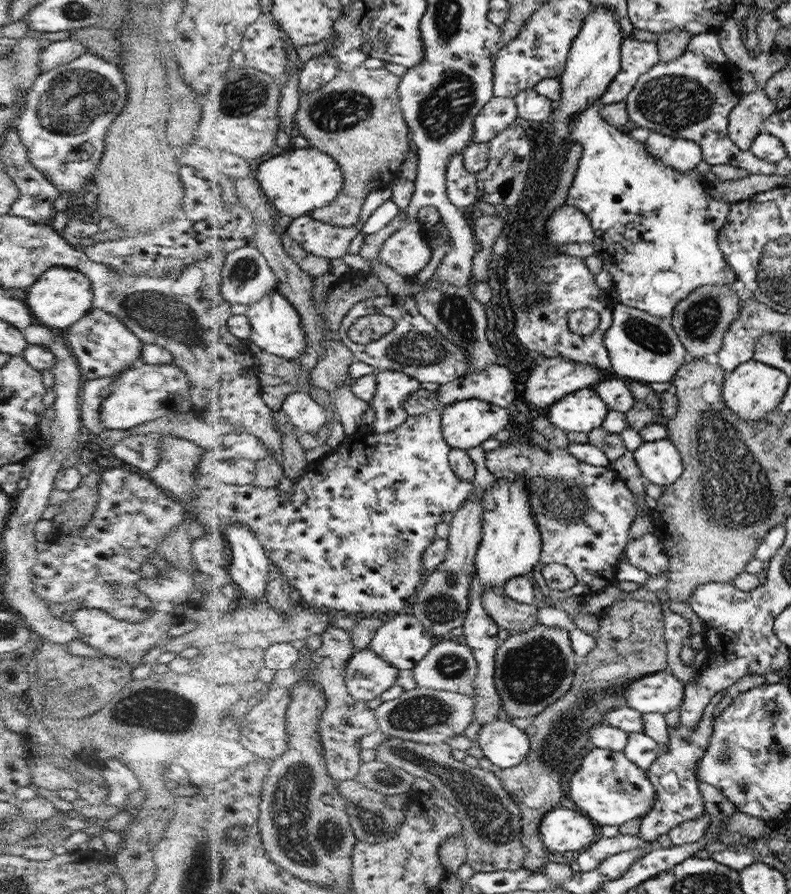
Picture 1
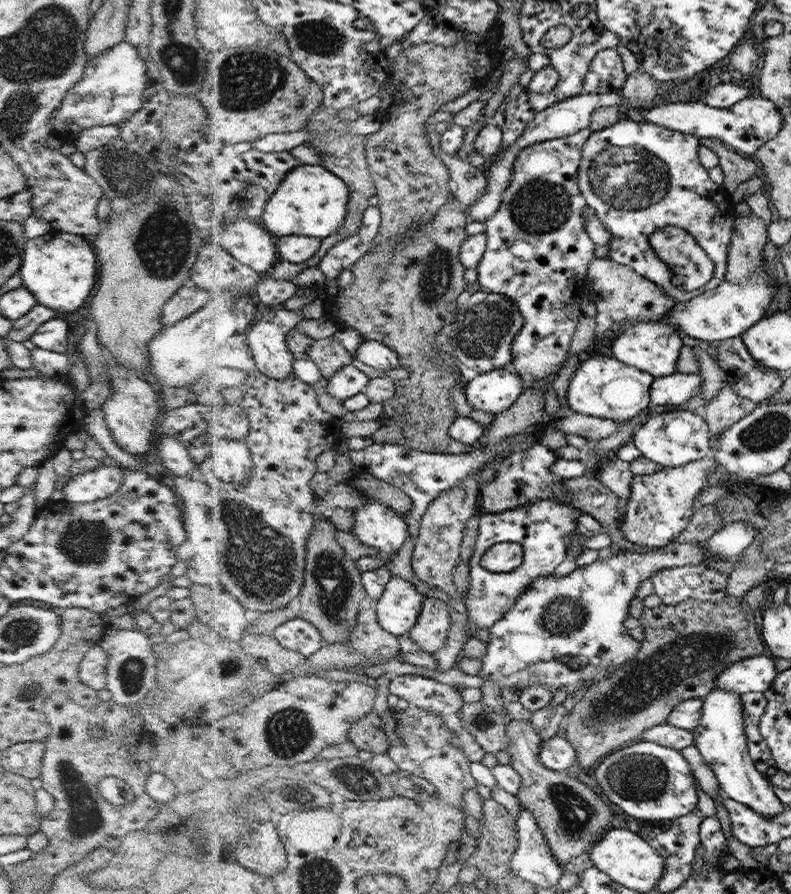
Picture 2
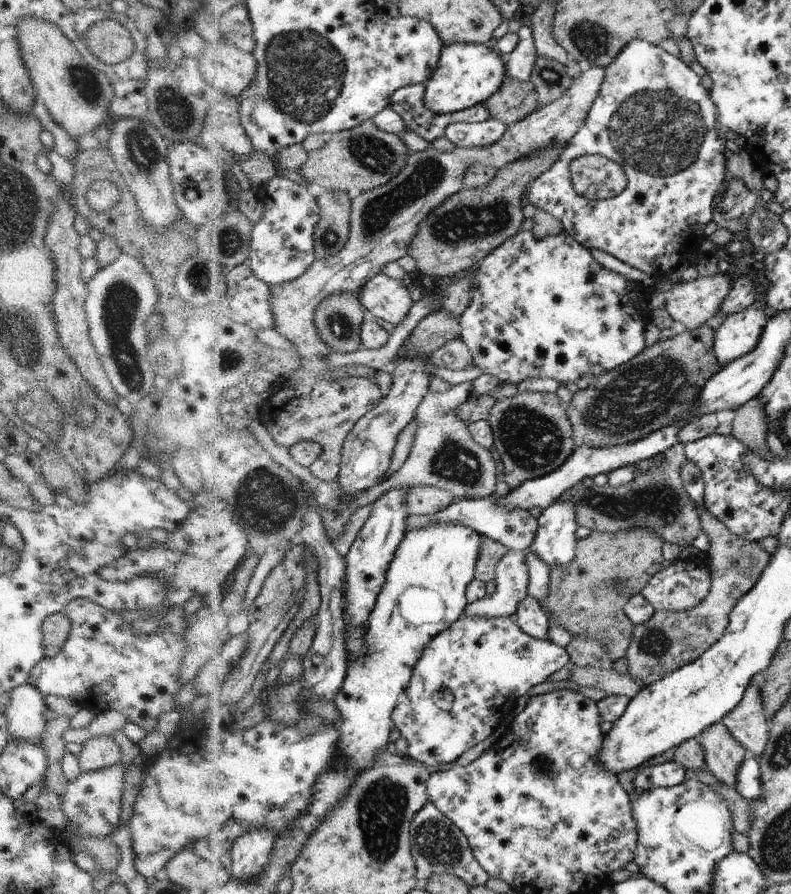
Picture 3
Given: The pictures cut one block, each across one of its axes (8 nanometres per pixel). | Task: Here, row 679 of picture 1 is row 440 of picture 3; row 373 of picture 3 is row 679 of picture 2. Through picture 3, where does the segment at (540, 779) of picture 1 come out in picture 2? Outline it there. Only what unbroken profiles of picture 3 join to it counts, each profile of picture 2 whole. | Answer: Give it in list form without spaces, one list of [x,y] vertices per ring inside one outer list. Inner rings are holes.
[[[726,596],[717,602],[704,602],[690,599],[680,605],[660,604],[656,608],[646,608],[638,618],[644,629],[644,641],[641,642],[639,654],[609,678],[594,683],[588,692],[577,698],[576,705],[566,716],[562,726],[562,735],[576,749],[576,763],[585,771],[596,758],[609,755],[621,747],[641,739],[647,730],[665,724],[673,710],[682,701],[694,698],[706,698],[715,688],[718,676],[742,659],[761,656],[766,650],[762,638],[756,634],[756,615],[742,611],[738,597]]]

